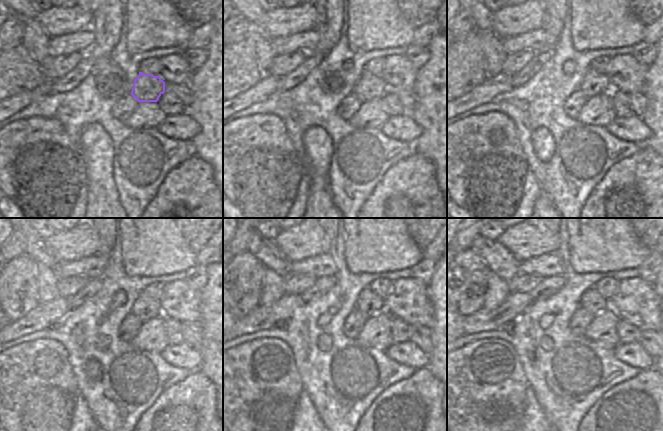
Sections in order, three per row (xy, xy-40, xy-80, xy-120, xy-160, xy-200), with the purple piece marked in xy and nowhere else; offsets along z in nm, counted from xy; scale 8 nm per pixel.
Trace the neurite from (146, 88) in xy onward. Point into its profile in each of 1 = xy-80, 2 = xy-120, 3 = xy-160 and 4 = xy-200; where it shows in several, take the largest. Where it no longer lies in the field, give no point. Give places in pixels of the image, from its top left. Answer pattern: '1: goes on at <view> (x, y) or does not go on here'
1: goes on at xy-80 (594, 83)
2: goes on at xy-120 (145, 308)
3: goes on at xy-160 (368, 303)
4: goes on at xy-200 (591, 300)

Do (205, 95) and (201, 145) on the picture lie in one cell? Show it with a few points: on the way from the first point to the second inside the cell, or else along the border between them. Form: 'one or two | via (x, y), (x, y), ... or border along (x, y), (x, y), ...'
one | via (206, 107), (206, 133)

